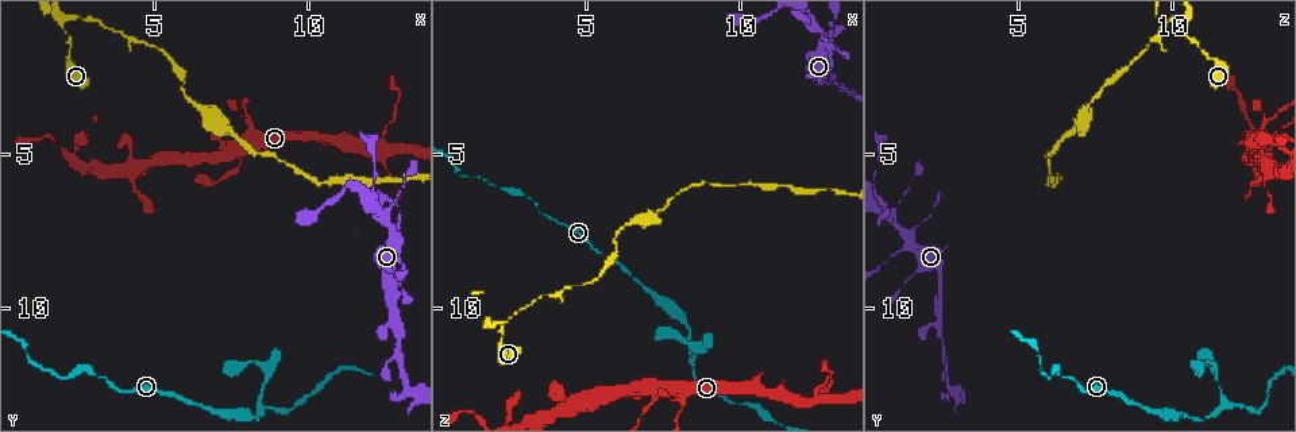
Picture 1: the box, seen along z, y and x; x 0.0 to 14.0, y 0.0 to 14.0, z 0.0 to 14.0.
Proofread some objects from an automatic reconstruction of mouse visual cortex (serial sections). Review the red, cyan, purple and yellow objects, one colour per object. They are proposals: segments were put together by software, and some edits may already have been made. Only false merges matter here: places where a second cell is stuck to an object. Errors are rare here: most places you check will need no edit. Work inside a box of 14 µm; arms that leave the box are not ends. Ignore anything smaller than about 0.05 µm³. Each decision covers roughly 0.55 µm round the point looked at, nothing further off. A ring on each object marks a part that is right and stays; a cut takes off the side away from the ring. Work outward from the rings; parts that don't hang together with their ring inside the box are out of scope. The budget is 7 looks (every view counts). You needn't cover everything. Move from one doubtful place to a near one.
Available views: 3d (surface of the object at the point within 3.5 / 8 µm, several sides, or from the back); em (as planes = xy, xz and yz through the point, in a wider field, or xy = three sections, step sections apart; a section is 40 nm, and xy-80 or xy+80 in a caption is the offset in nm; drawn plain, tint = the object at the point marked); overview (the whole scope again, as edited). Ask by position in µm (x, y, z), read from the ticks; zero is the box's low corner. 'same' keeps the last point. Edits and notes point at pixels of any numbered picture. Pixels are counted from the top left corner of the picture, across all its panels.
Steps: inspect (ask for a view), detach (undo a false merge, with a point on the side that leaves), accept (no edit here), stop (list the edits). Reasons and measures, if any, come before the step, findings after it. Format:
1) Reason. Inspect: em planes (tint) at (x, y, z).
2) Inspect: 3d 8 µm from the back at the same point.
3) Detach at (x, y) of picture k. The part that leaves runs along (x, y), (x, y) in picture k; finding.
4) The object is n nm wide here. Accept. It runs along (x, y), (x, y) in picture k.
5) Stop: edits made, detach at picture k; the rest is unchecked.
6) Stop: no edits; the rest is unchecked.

Sharp bend. Inspect: 3d 3.5 µm from the back at (8.8, 11.9, 11.4).

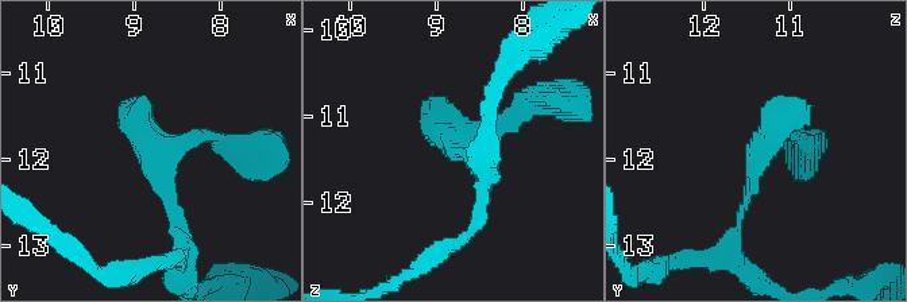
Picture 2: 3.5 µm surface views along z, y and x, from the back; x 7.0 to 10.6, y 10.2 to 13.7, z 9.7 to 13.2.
Need the tissue. Inspect: em xy step 2 (tint) at (8.70, 11.95, 11.40).

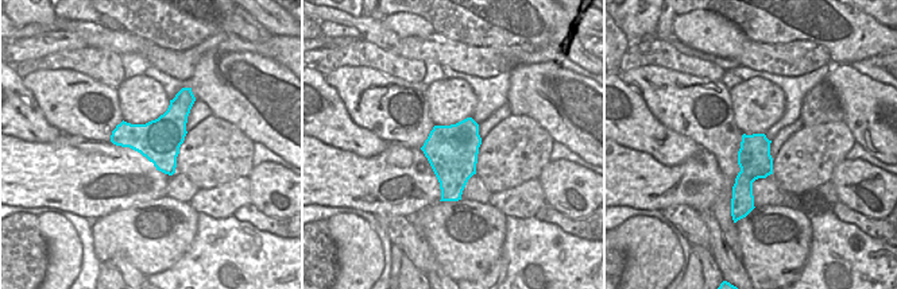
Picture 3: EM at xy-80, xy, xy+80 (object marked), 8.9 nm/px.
Inspect: em xy step 3 (tint) at the same point.

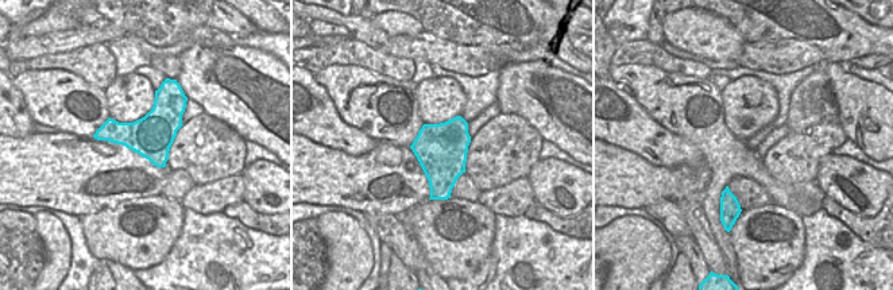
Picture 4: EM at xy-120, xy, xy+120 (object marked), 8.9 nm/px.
Accept. It runs along (733, 236), (760, 144), (806, 144) in picture 2; one cell here.

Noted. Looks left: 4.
Three-way junction. Inspect: em planes (tint) at (12.8, 7.6, 1.5).

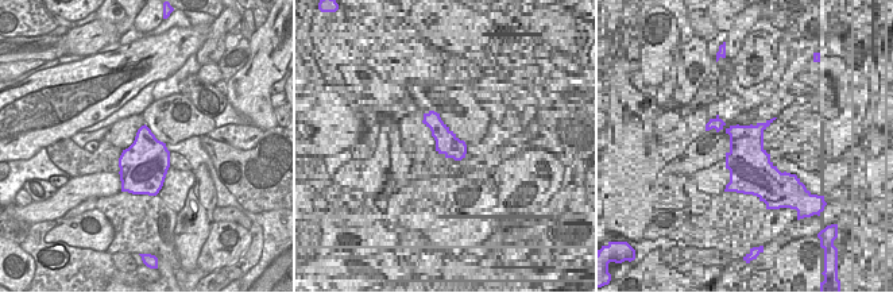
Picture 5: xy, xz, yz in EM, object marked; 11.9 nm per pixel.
Inspect: 3d 3.5 µm at the same point.

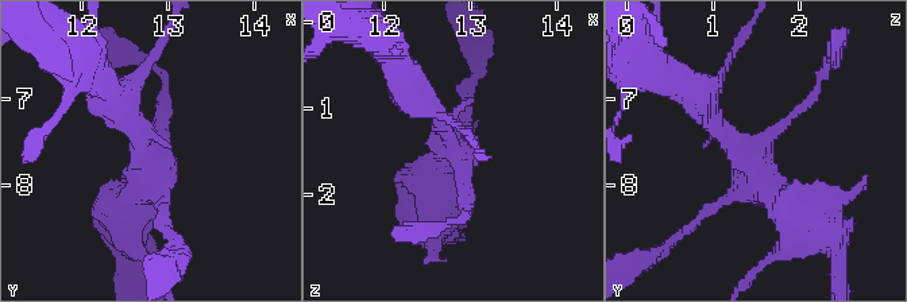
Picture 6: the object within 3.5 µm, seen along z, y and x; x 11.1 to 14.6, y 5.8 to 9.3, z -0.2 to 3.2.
The object is 550 nm wide here. Accept. It runs along (130, 209), (150, 189), (166, 85) in picture 6; all the same cell.

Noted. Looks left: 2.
Stop: no edits; the rest is unchecked.

